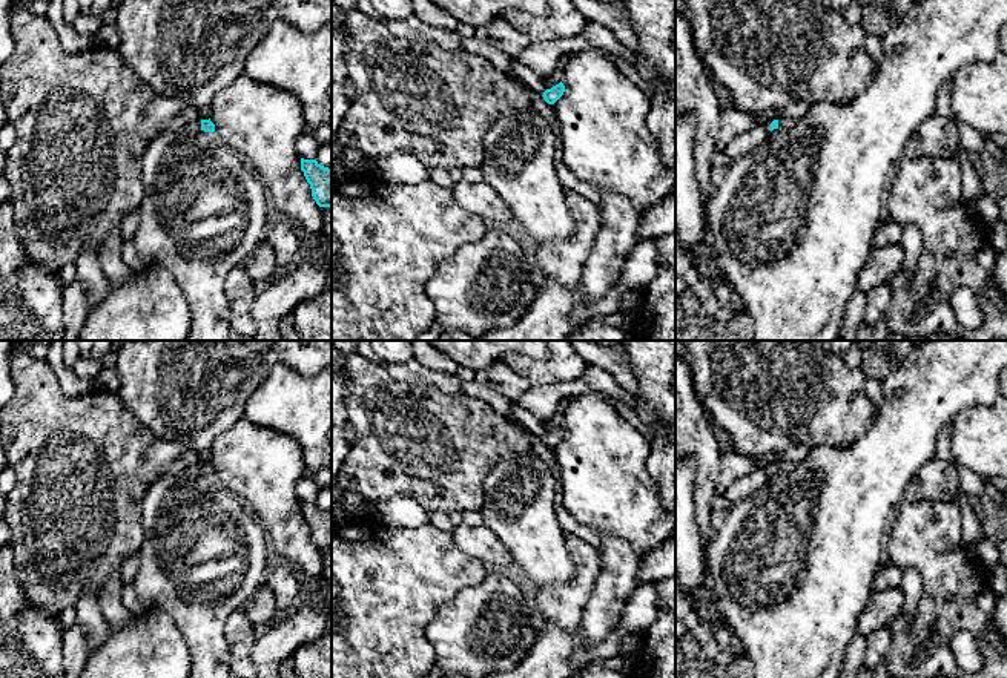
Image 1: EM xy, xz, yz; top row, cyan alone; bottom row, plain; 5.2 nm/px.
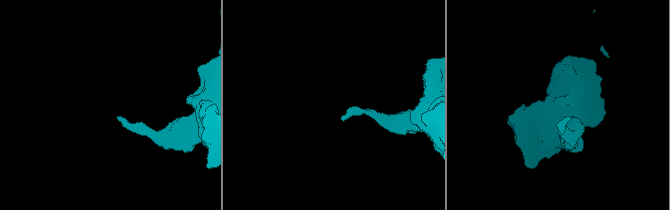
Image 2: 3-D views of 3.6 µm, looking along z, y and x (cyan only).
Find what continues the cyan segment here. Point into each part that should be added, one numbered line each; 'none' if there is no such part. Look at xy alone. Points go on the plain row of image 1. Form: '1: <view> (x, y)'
none

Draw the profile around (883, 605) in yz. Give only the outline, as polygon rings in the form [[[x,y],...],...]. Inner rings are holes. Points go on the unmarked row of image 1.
[[[889,587],[884,591],[873,589],[858,620],[858,630],[869,635],[887,626],[889,620],[901,611],[903,604],[904,595],[901,587]]]

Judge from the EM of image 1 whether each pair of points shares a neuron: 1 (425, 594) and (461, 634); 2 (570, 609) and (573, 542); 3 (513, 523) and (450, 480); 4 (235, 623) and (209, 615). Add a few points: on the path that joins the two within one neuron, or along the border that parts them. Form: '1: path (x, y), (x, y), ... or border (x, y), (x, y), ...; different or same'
1: border (467, 586), (438, 608), (425, 628), (429, 643); different
2: path (576, 592), (582, 583), (582, 559); same
3: border (493, 468), (485, 476), (484, 503), (479, 510); different
4: border (241, 608), (235, 609), (226, 623), (231, 655); different

